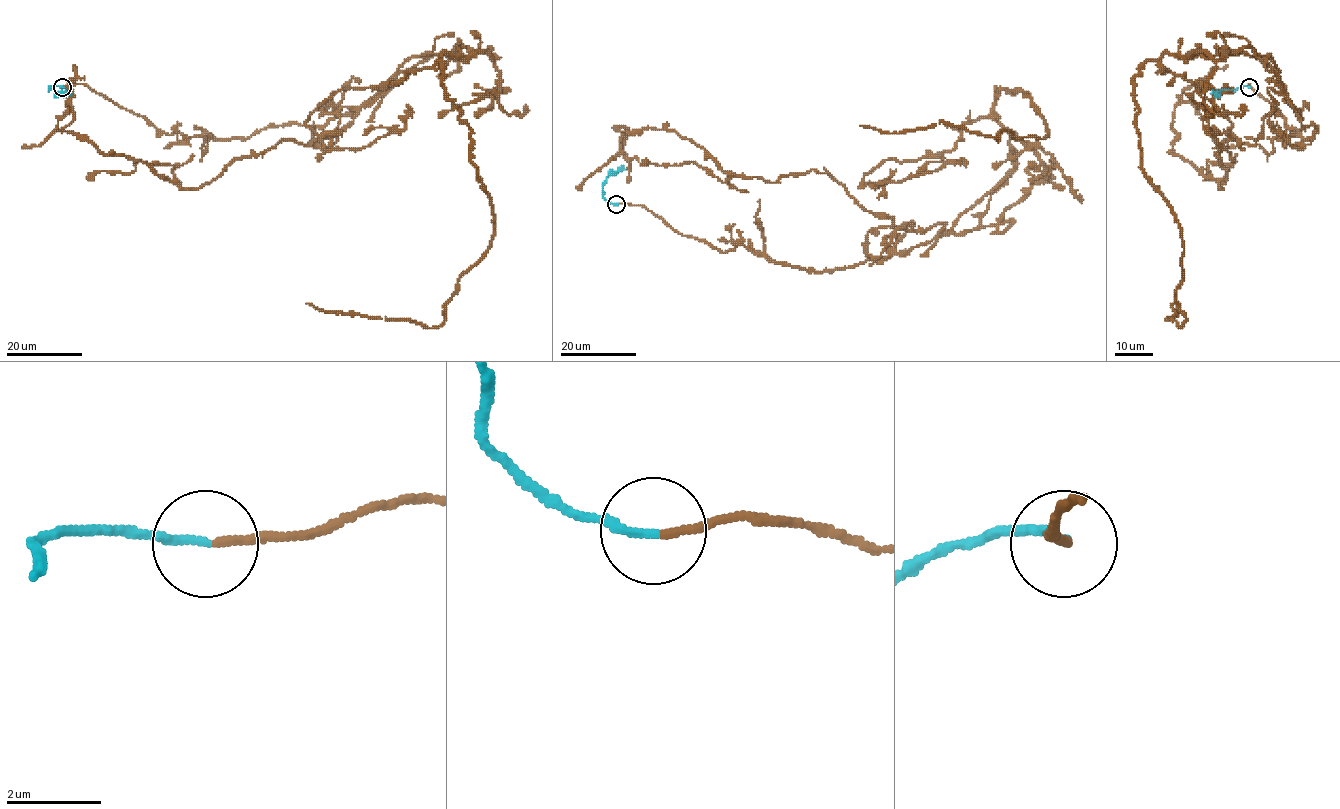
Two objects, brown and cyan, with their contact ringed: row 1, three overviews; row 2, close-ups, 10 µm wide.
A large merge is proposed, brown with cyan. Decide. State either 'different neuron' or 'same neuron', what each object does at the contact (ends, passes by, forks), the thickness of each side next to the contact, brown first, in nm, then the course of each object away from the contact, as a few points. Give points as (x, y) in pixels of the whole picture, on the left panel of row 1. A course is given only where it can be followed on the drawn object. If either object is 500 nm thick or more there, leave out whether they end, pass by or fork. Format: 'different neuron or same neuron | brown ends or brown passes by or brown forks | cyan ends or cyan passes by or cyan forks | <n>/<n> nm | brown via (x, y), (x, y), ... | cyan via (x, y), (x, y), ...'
same neuron | brown ends | cyan ends | 170/170 nm | brown via (63, 87), (249, 138), (461, 55), (442, 81), (488, 251), (436, 326), (305, 303) | cyan via (62, 87), (49, 87), (49, 90), (71, 95)

